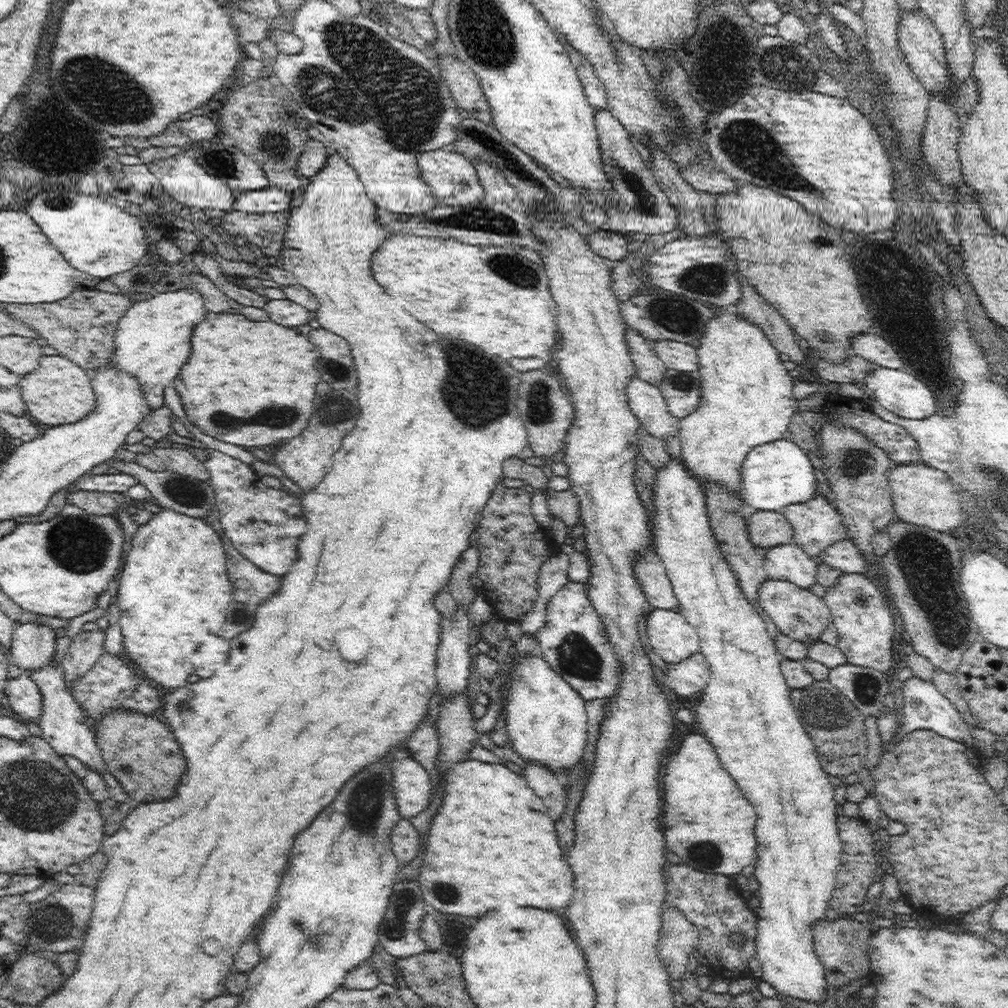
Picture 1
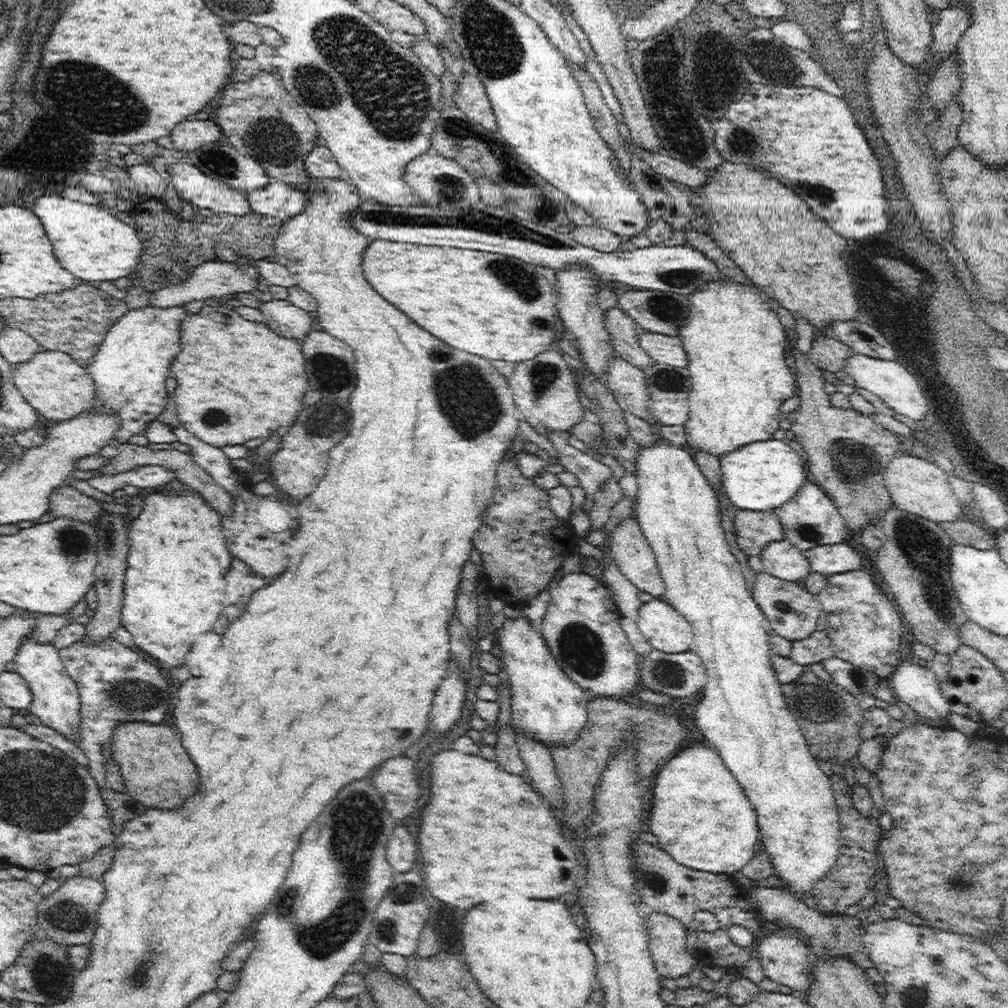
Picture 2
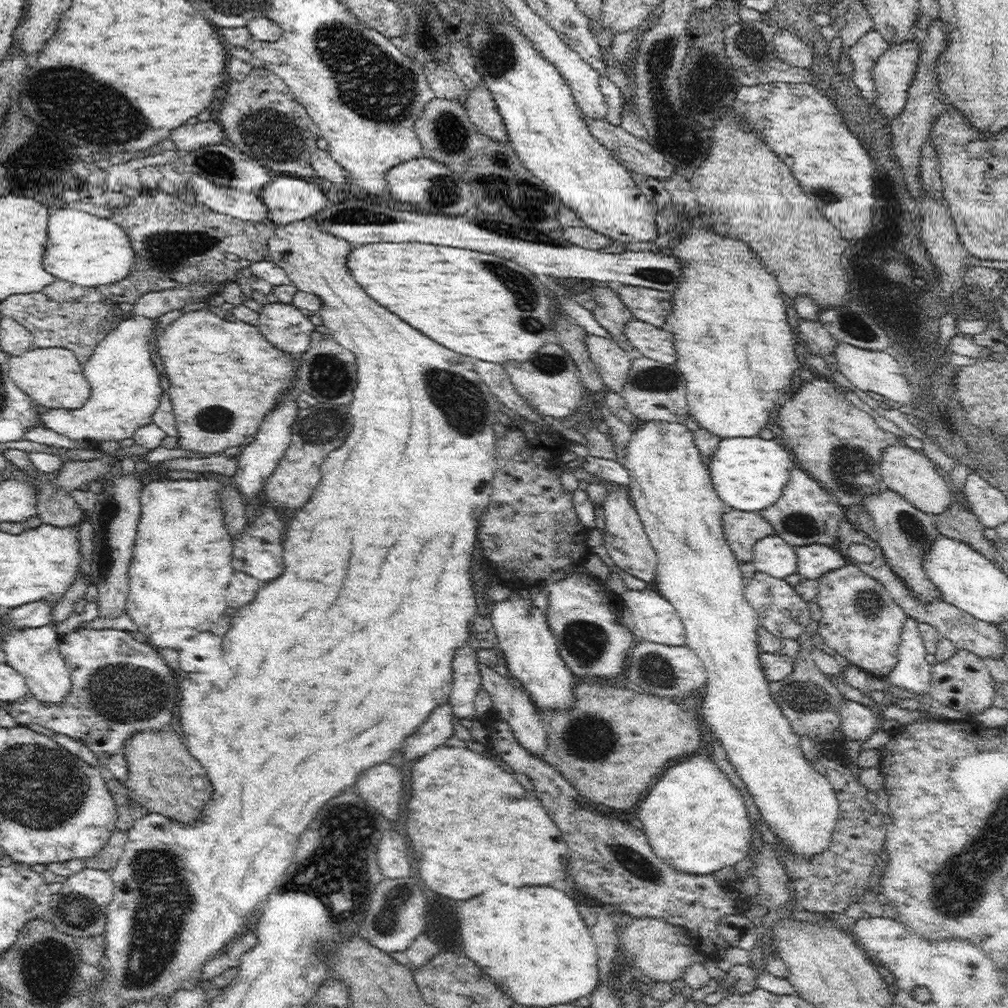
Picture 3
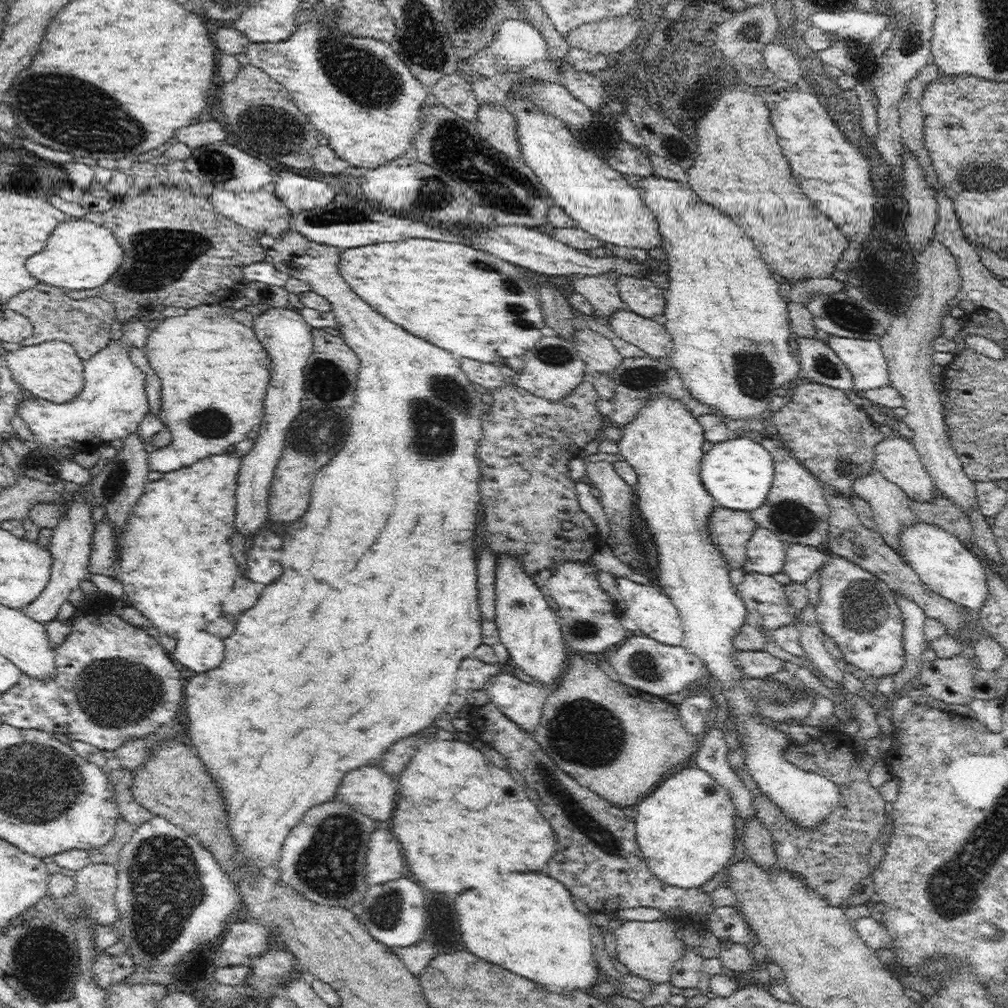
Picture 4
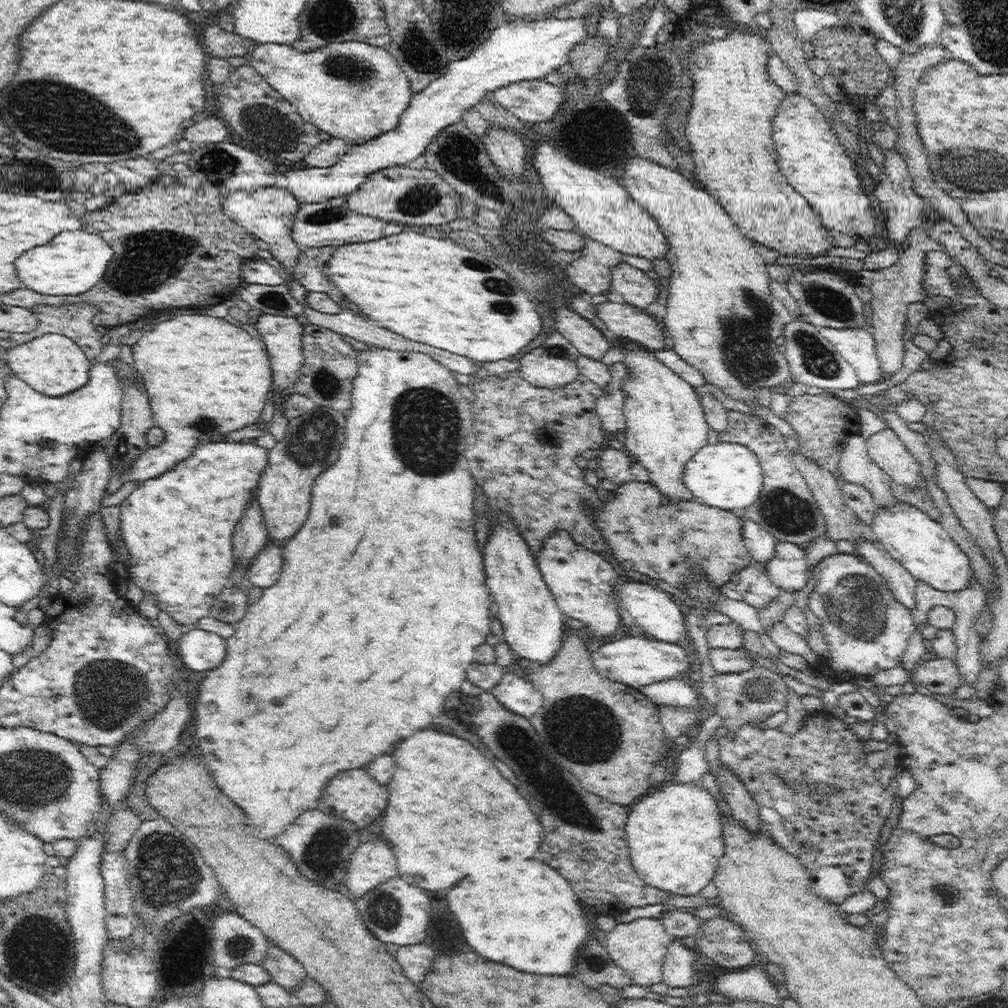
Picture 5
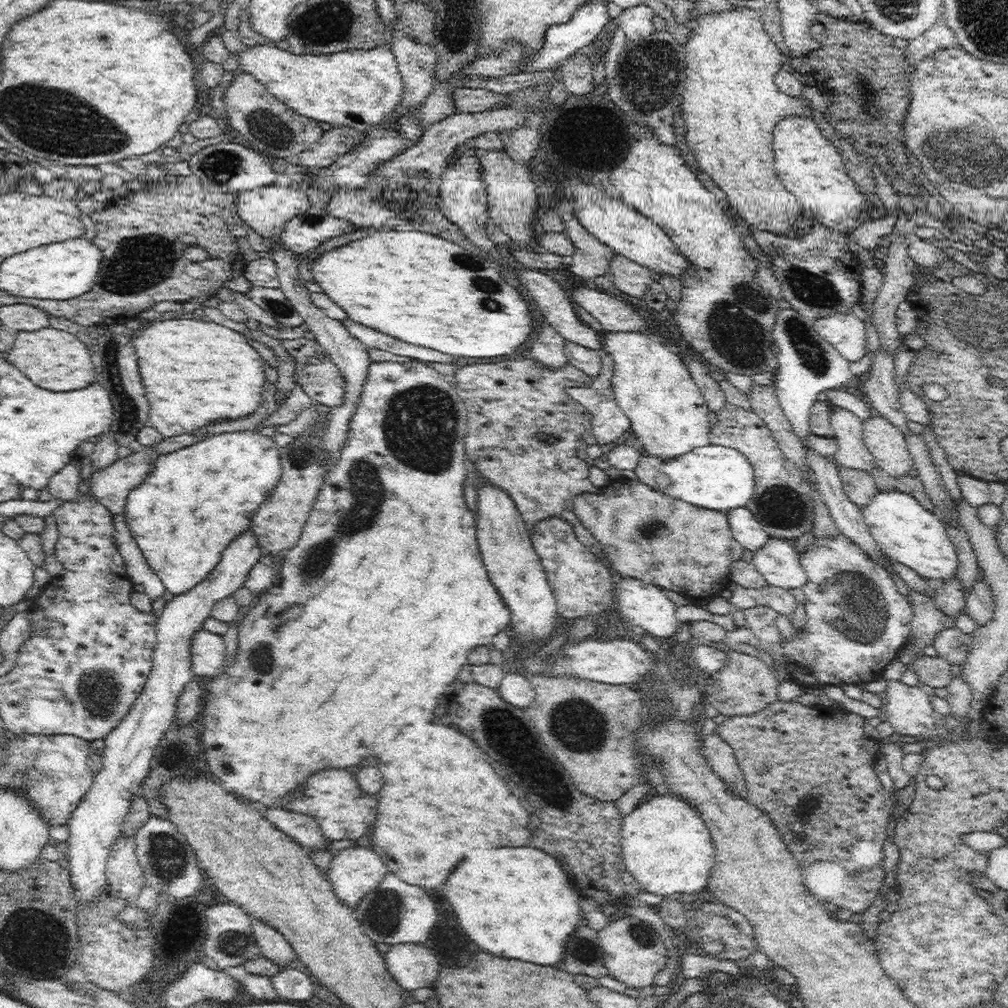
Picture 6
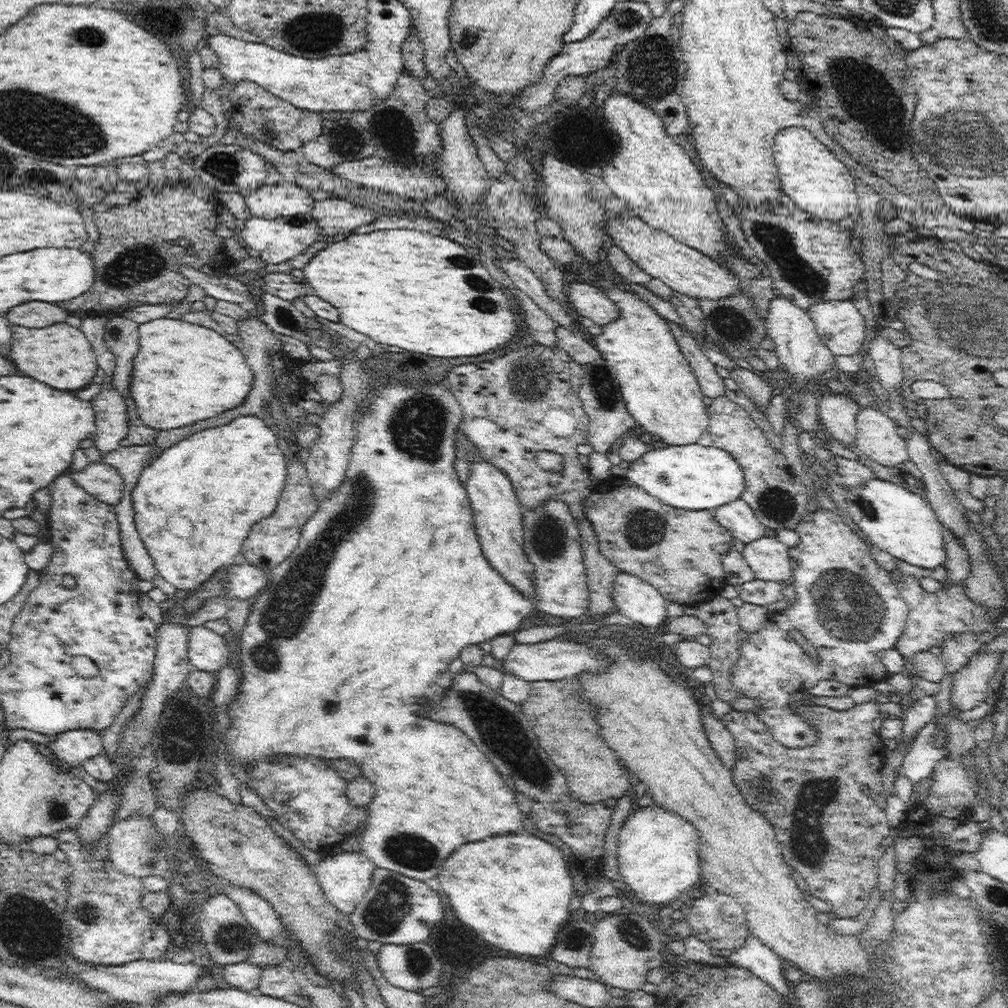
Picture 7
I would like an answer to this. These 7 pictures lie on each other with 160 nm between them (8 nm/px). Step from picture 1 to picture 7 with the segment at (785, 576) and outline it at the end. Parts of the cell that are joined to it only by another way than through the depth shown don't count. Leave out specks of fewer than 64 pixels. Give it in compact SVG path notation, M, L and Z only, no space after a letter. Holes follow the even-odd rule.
M744 499L725 504L714 511L722 526L725 526L738 540L742 540L746 545L767 533Z

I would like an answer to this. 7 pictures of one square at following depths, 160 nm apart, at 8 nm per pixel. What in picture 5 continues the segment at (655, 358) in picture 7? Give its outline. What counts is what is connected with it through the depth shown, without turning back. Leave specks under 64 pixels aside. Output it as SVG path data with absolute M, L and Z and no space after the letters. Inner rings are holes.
M629 346L623 350L625 360L633 368L633 377L624 385L627 392L626 408L624 412L627 418L627 425L624 430L625 438L621 449L627 450L628 456L642 465L648 471L648 483L656 488L656 491L664 497L660 502L662 507L675 507L688 501L697 500L694 493L685 483L685 470L688 462L707 443L707 436L710 434L704 413L700 405L700 398L692 391L692 387L684 380L679 379L676 373L652 357L652 352L636 349Z

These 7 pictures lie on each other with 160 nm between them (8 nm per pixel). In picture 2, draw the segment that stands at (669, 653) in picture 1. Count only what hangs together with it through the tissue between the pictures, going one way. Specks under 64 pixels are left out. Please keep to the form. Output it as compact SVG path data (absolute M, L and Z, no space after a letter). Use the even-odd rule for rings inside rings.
M665 600L644 603L638 625L653 650L664 654L690 651L695 642L690 622Z

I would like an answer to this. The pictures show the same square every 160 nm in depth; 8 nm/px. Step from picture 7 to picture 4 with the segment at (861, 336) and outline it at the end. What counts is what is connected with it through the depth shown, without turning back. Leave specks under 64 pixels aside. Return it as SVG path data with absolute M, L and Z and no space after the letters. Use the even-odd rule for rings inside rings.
M830 337L829 347L850 371L853 389L857 392L891 385L888 365L878 341Z

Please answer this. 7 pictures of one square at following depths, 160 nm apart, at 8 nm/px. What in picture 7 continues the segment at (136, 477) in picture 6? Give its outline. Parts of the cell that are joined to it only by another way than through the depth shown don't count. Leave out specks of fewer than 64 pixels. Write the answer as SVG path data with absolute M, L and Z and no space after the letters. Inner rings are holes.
M104 460L90 462L74 475L80 486L95 496L101 504L106 503L115 507L122 502L127 486L117 466L112 466Z

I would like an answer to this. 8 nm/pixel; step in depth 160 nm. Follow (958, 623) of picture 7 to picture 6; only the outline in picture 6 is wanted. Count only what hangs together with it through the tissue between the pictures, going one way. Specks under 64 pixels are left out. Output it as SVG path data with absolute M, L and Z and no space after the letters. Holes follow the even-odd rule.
M911 592L914 618L912 620L913 635L919 640L915 647L918 656L922 655L922 649L930 647L938 632L946 628L955 627L955 622L943 616L934 605L933 600L925 598L921 594Z

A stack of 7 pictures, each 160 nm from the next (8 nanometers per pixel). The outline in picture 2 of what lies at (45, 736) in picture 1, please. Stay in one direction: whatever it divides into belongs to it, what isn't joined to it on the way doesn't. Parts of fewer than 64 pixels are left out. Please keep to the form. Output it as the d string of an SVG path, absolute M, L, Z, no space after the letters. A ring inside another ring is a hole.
M26 641L15 657L15 671L22 675L33 692L33 701L28 712L38 716L44 727L58 732L67 742L78 746L82 744L81 700L76 684L64 667L58 649L54 648L53 644L38 645L32 641Z

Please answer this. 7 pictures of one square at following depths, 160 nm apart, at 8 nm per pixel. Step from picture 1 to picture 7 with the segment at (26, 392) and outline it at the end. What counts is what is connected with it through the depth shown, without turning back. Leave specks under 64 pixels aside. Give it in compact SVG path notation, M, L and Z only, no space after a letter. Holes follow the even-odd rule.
M63 322L44 328L9 327L11 338L7 358L19 372L59 391L80 390L92 383L99 364L91 342L81 329Z

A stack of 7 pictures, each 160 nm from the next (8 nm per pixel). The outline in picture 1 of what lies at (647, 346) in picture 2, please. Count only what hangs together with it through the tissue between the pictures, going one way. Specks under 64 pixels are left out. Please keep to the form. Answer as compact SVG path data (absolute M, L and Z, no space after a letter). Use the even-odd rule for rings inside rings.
M660 341L656 345L660 360L663 360L669 369L690 372L699 370L699 352L694 345L676 341Z

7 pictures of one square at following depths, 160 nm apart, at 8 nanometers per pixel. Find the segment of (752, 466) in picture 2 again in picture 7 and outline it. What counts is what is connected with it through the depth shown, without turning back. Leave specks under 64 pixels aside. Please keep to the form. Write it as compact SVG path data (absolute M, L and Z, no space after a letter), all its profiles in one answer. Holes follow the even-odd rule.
M699 442L647 451L642 458L630 464L626 477L664 504L693 511L714 511L740 500L746 488L744 468L731 452L702 446Z

